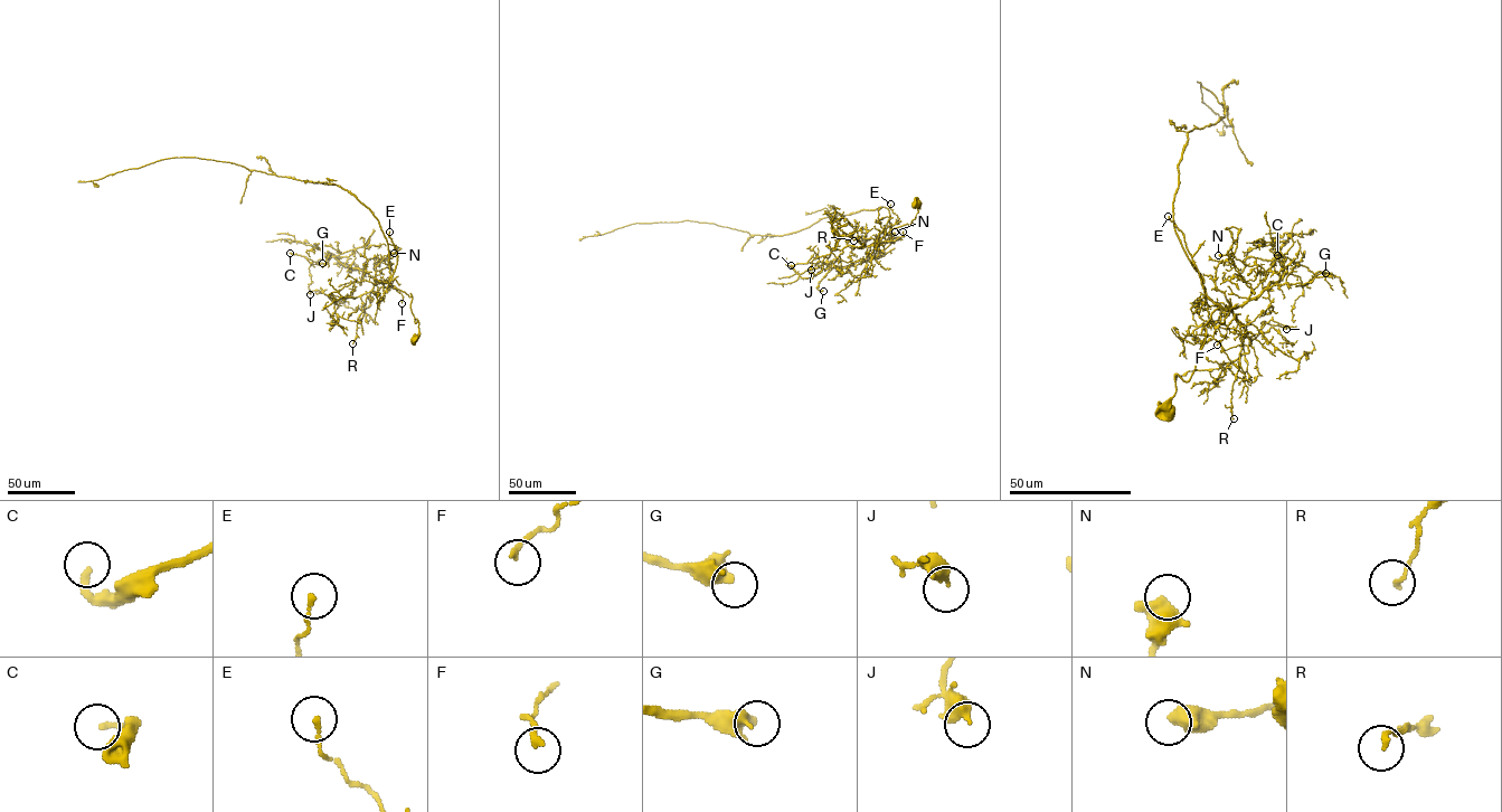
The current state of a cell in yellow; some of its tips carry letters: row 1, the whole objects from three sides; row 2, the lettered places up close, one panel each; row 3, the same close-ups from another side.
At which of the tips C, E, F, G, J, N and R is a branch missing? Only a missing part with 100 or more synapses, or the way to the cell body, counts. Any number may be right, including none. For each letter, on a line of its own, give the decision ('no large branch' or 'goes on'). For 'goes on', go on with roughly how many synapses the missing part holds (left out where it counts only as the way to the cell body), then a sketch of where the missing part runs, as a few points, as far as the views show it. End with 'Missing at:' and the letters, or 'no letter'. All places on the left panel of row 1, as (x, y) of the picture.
C: no large branch
E: no large branch
F: no large branch
G: no large branch
J: no large branch
N: no large branch
R: no large branch
Missing at: no letter

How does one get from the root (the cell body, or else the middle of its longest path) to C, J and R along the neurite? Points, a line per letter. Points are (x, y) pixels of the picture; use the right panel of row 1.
C: (1168, 412), (1174, 376), (1190, 379), (1211, 313), (1276, 283), (1283, 262), (1285, 274), (1274, 270), (1277, 255)
J: (1168, 412), (1174, 376), (1190, 379), (1216, 309), (1230, 310), (1250, 342), (1265, 322), (1286, 329)
R: (1168, 412), (1174, 376), (1190, 379), (1202, 329), (1225, 308), (1246, 332), (1234, 418)

